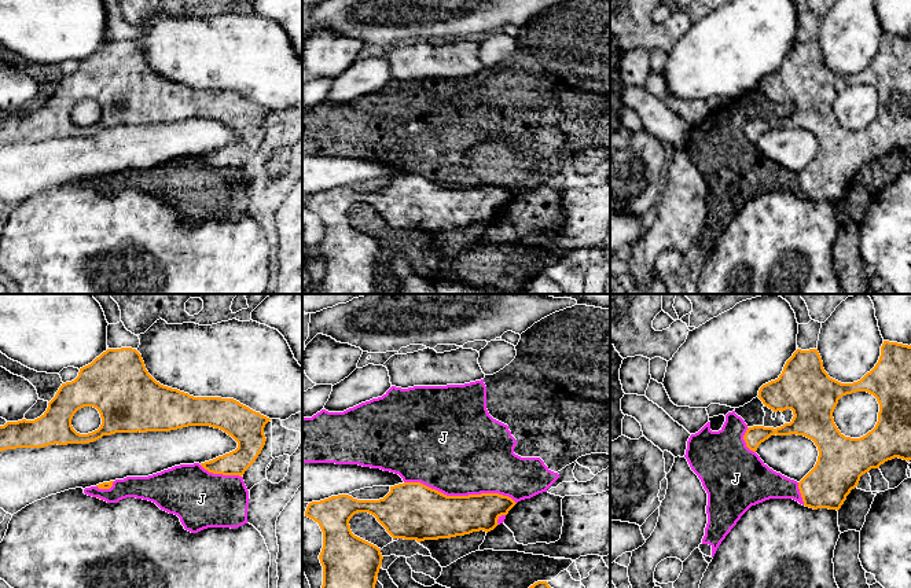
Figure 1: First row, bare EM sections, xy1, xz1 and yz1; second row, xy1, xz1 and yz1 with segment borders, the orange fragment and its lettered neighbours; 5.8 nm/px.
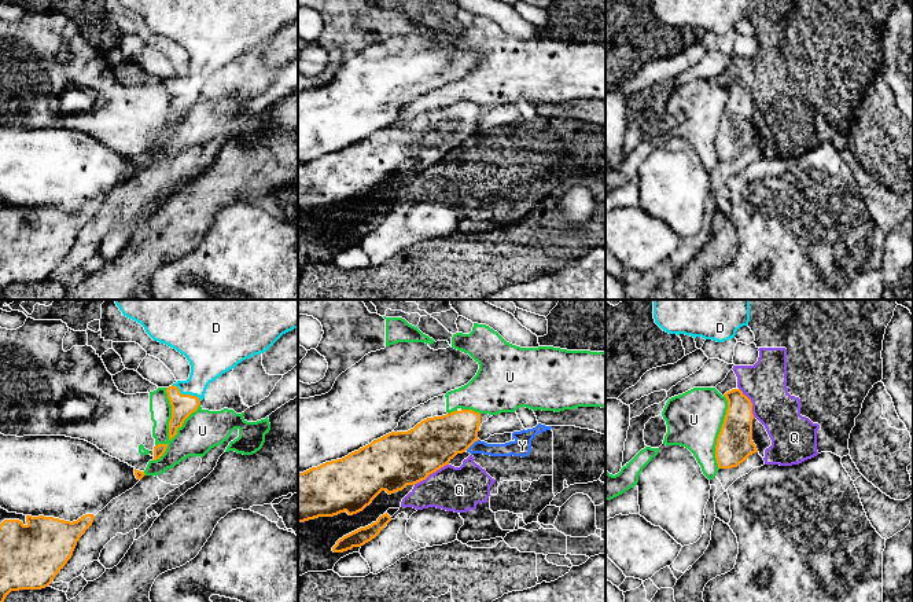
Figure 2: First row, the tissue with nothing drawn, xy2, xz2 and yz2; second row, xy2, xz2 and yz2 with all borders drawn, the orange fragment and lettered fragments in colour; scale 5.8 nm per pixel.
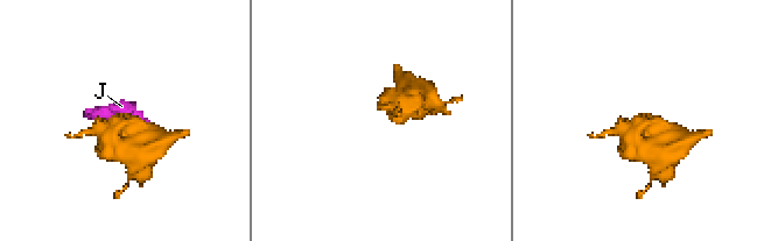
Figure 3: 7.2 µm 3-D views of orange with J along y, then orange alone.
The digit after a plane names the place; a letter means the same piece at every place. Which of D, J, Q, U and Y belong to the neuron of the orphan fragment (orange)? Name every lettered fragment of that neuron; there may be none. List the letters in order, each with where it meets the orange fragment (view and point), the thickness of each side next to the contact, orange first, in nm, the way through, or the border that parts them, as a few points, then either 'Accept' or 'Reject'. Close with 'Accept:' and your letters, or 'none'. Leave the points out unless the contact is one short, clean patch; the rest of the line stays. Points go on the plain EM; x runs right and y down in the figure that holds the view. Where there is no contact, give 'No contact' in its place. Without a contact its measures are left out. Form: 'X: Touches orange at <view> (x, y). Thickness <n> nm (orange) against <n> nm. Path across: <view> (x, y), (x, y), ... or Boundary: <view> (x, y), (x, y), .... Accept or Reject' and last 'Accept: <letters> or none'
D: Touches orange at xy2 (186, 87). Thickness 140 nm (orange) against 240 nm. Path across: xy2 (183, 98), (186, 87), (198, 74), (209, 51). Accept
J: Touches orange at xz1 (460, 188). Thickness 300 nm (orange) against 500 nm. Reject
Q: Touches orange at xz2 (430, 165). Thickness 320 nm (orange) against 260 nm. Reject
U: Touches orange at xy2 (172, 106). Thickness 140 nm (orange) against 240 nm. Reject
Y: Touches orange at xz2 (471, 136). Thickness 280 nm (orange) against 80 nm. Boundary: xz2 (478, 131), (466, 142). Reject
Accept: D

